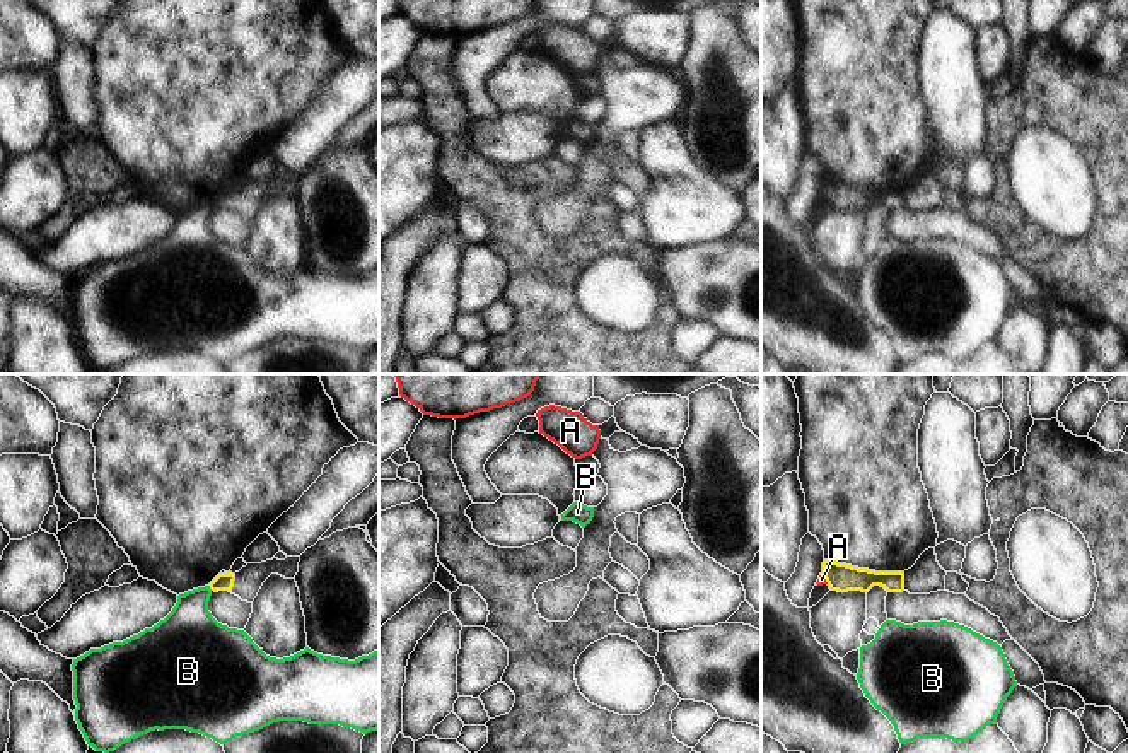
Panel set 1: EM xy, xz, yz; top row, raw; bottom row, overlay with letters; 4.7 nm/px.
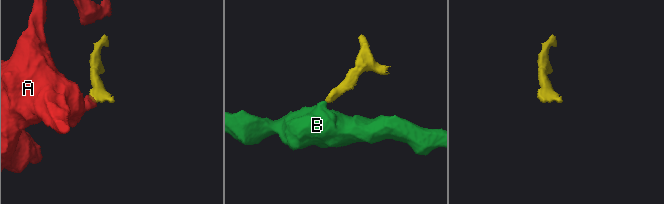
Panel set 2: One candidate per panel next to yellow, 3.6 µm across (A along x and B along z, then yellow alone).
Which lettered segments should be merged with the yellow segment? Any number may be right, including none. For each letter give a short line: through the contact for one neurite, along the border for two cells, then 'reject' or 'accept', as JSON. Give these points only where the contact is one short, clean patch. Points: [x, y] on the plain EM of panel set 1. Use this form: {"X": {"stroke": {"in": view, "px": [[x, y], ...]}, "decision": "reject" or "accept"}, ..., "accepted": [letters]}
{"A": {"stroke": {"in": "yz", "px": [[821, 190], [828, 200]]}, "decision": "reject"}, "B": {"stroke": {"in": "xy", "px": [[209, 202], [212, 207]]}, "decision": "reject"}, "accepted": []}

